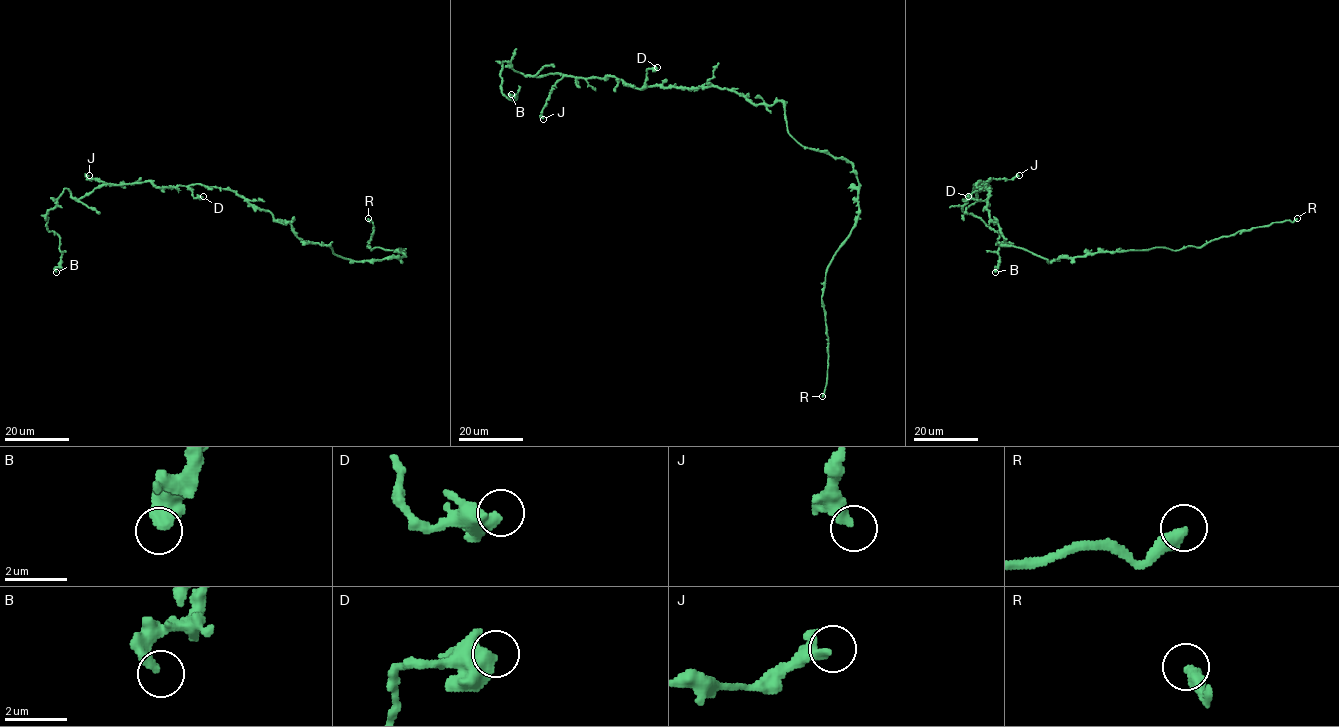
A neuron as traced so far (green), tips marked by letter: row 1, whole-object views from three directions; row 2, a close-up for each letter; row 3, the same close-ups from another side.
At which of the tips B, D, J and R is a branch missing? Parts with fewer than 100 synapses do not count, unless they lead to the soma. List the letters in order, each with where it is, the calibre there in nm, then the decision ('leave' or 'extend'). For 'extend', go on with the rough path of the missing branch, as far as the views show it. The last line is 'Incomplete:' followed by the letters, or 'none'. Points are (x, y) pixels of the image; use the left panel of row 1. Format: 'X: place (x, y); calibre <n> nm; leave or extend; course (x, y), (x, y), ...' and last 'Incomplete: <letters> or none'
B: place (56, 272); calibre 460 nm; leave
D: place (203, 196); calibre 650 nm; leave
J: place (89, 175); calibre 380 nm; leave
R: place (368, 218); calibre 480 nm; extend; course (368, 218), (348, 190), (322, 174), (304, 177), (213, 110), (216, 87), (240, 58), (196, 42)
Incomplete: R

